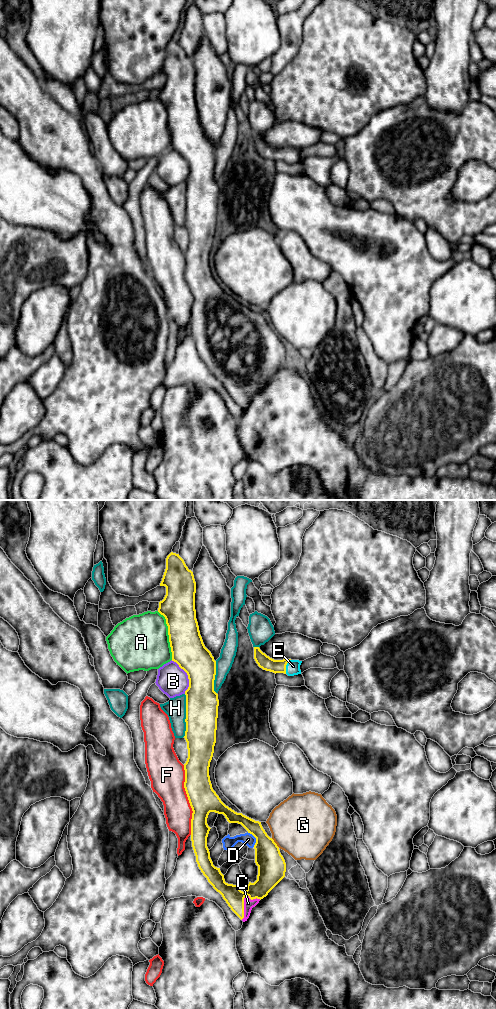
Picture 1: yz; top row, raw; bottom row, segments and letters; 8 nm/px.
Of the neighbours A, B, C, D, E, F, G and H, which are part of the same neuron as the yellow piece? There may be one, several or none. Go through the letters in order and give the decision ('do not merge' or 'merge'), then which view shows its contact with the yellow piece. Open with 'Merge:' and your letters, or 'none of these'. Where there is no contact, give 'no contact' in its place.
Merge: C, D, E
A: do not merge; contact in yz
B: do not merge; contact in yz
C: merge; contact in yz
D: merge; contact in yz
E: merge; contact in yz
F: do not merge; contact in yz
G: do not merge; contact in yz
H: do not merge; contact in yz

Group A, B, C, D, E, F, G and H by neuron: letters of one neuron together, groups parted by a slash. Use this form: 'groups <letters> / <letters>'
groups A / B / C D E / F / G / H

